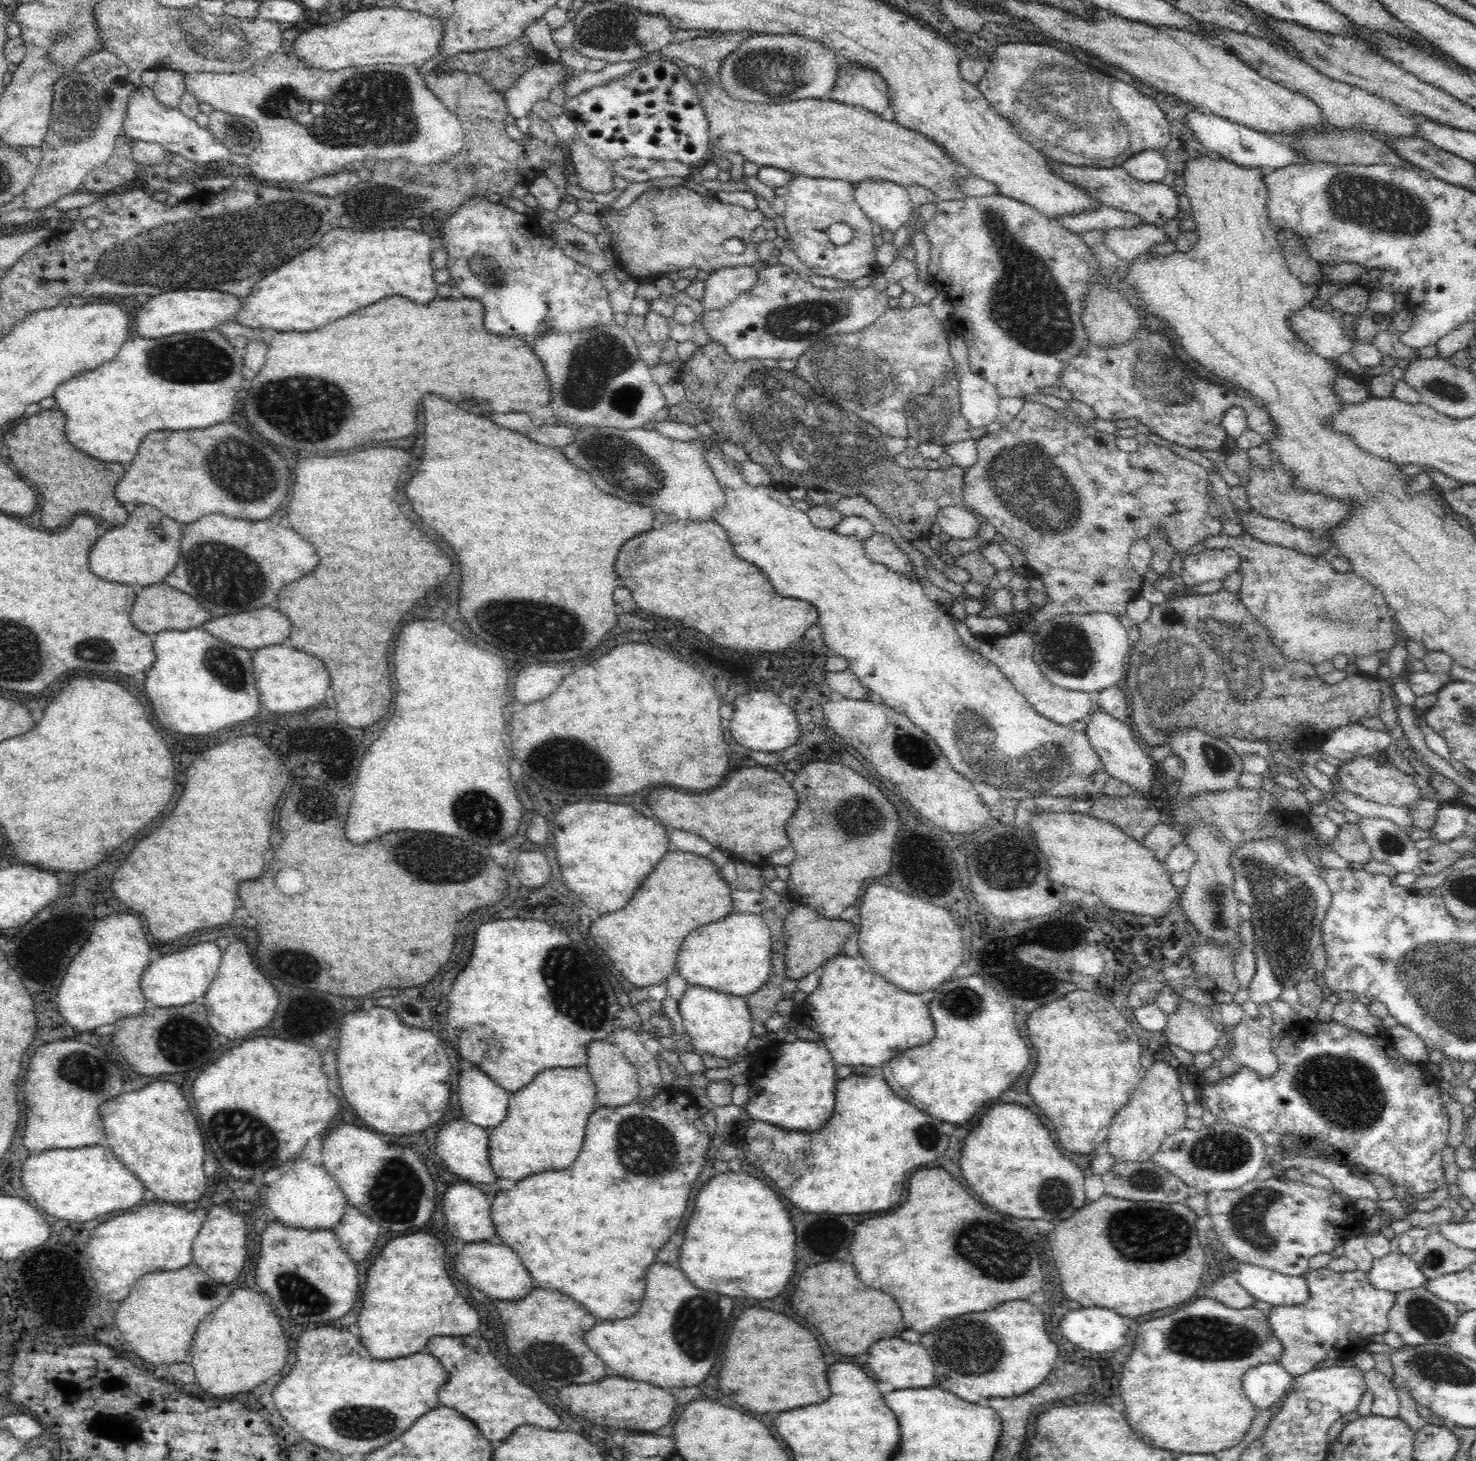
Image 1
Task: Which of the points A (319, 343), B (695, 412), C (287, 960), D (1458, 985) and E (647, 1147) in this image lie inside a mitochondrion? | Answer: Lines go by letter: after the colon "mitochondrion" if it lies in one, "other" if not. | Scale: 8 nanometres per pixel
A: other
B: other
C: mitochondrion
D: mitochondrion
E: mitochondrion

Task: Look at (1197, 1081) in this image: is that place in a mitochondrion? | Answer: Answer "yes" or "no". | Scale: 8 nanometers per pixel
no

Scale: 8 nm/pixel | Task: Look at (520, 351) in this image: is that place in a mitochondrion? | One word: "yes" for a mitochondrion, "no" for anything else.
no

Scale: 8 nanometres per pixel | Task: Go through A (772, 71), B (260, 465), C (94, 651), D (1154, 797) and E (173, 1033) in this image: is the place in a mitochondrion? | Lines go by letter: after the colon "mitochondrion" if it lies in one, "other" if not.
A: mitochondrion
B: mitochondrion
C: mitochondrion
D: other
E: mitochondrion

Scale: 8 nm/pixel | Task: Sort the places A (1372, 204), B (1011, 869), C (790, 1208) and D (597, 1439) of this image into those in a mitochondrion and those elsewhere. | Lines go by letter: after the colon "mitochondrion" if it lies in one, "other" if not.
A: mitochondrion
B: mitochondrion
C: other
D: other

